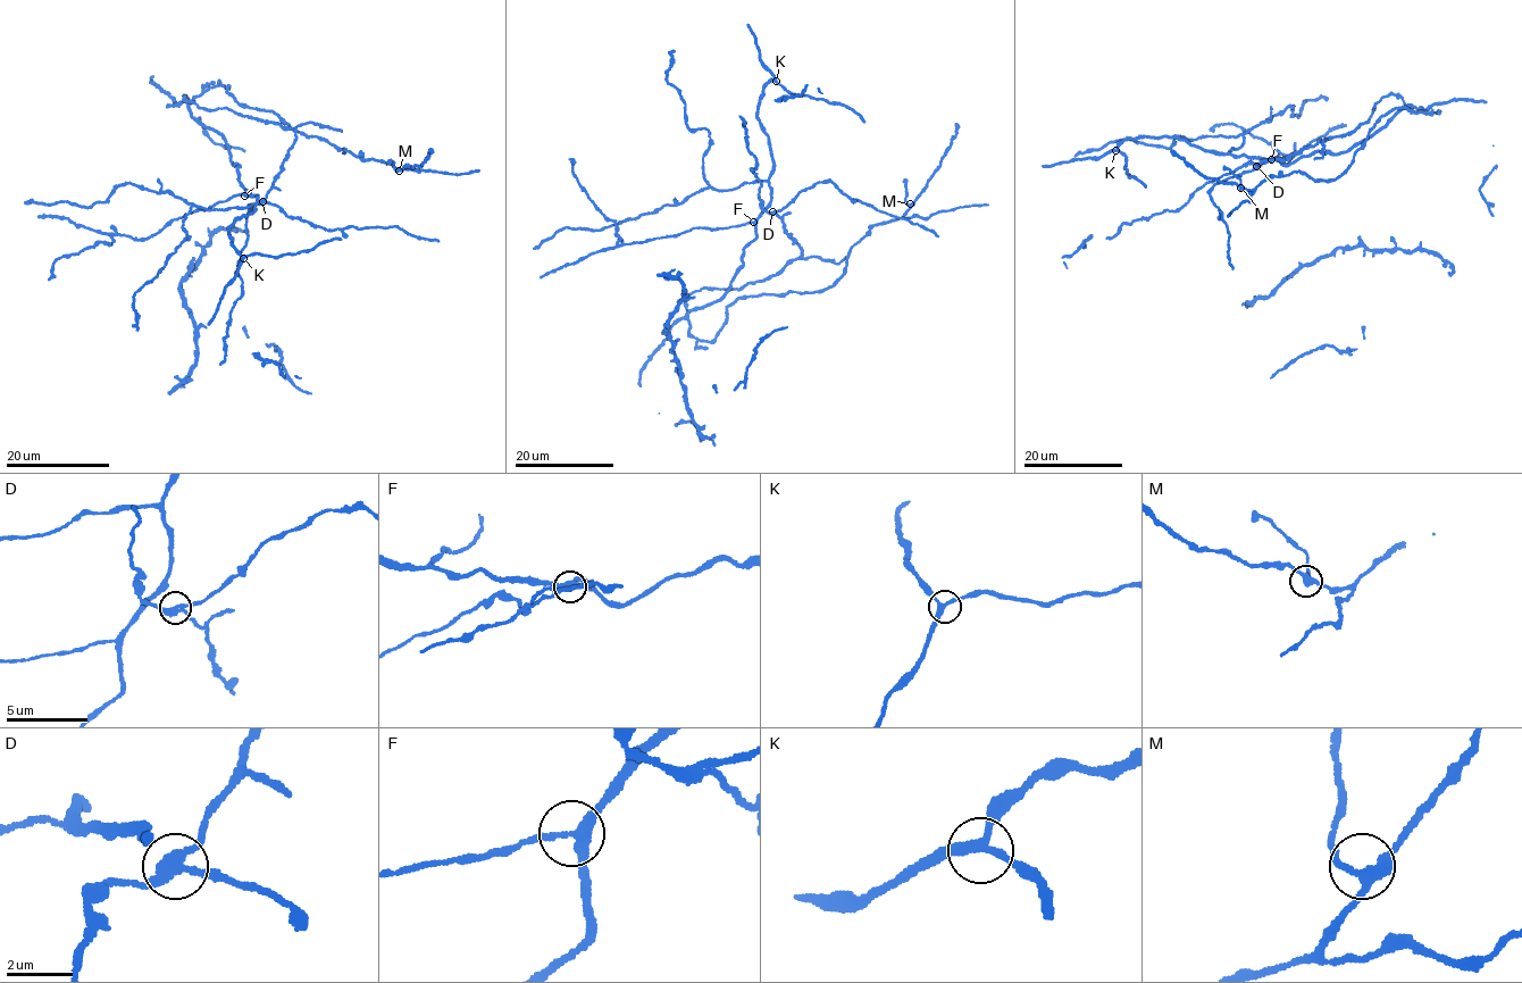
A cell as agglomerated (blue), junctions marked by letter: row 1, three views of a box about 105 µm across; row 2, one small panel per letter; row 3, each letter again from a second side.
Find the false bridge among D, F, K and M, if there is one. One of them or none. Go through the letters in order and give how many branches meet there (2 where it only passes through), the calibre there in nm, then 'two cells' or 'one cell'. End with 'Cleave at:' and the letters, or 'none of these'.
D: branches 3; calibre 300 nm; two cells
F: branches 3; calibre 320 nm; one cell
K: branches 3; calibre 240 nm; one cell
M: branches 3; calibre 280 nm; one cell
Cleave at: D

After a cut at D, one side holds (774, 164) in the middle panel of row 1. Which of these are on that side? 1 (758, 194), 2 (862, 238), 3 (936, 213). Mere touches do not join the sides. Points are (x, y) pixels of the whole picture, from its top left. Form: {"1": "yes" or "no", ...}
{"1": "yes", "2": "yes", "3": "yes"}

